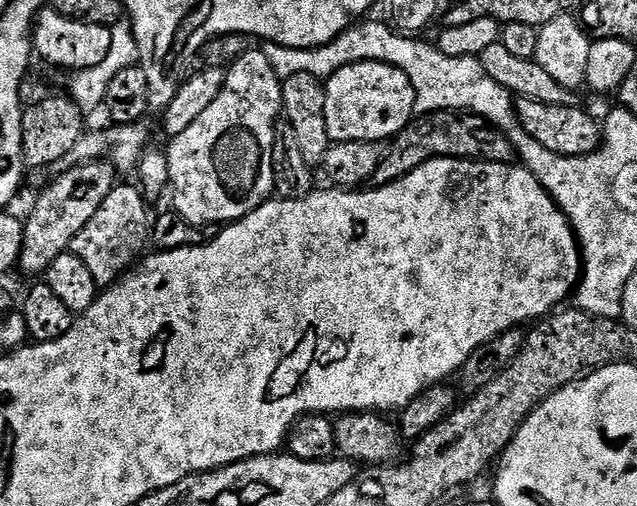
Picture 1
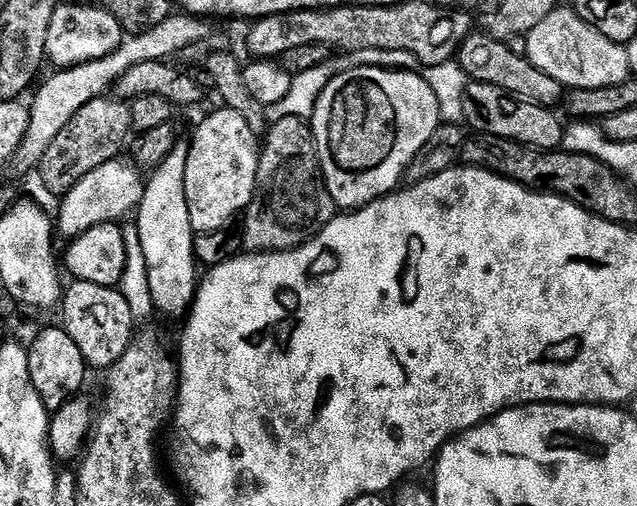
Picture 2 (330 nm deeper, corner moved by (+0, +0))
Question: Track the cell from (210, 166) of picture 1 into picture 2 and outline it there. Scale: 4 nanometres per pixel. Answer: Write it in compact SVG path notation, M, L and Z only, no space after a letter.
M223 106L217 107L217 112L212 112L200 125L196 128L192 140L188 144L188 157L186 158L186 206L190 206L190 222L192 223L193 233L213 232L214 230L222 230L231 225L231 220L241 215L247 209L248 204L252 200L253 194L256 192L256 179L258 178L258 166L260 165L261 145L258 143L258 137L254 134L254 130L250 130L250 126L242 118L242 114L238 114L232 108Z

